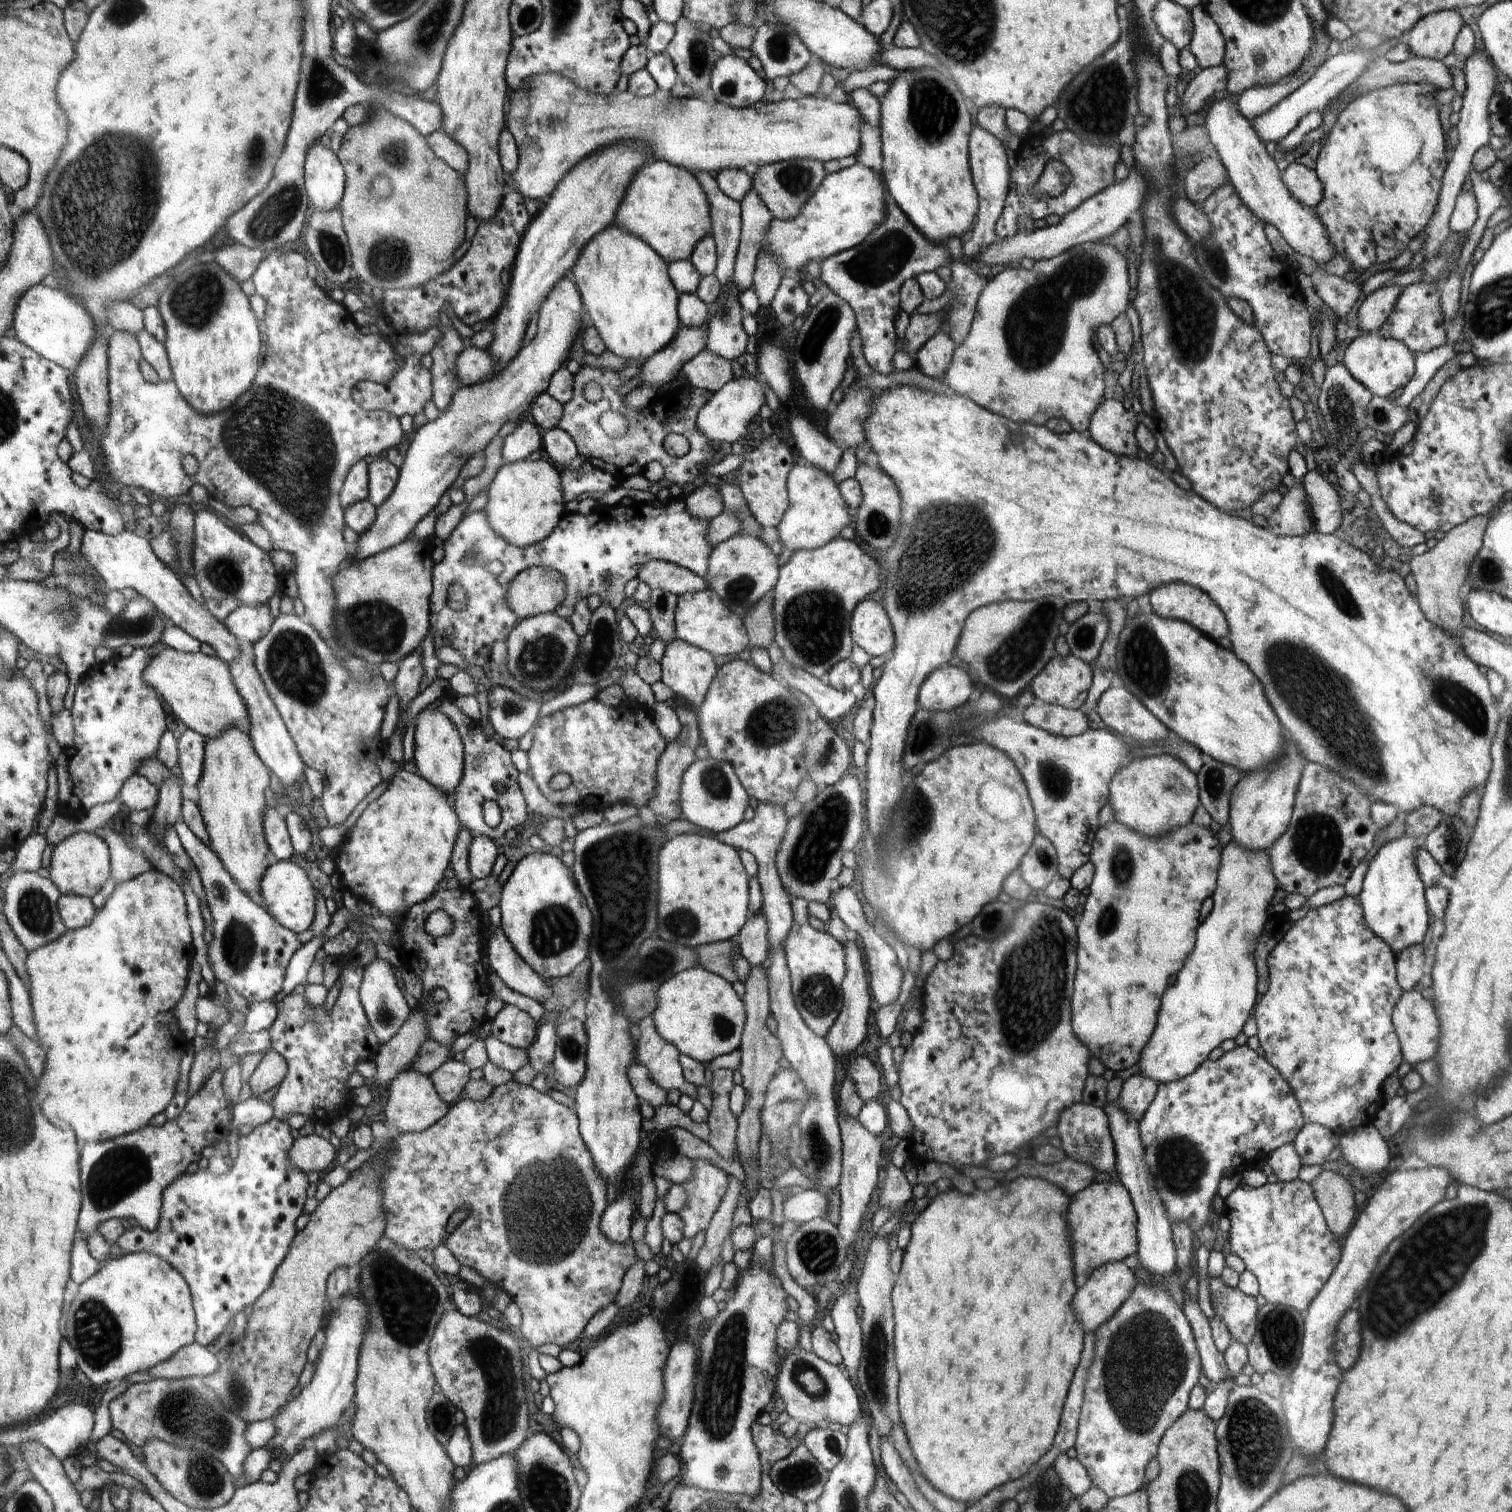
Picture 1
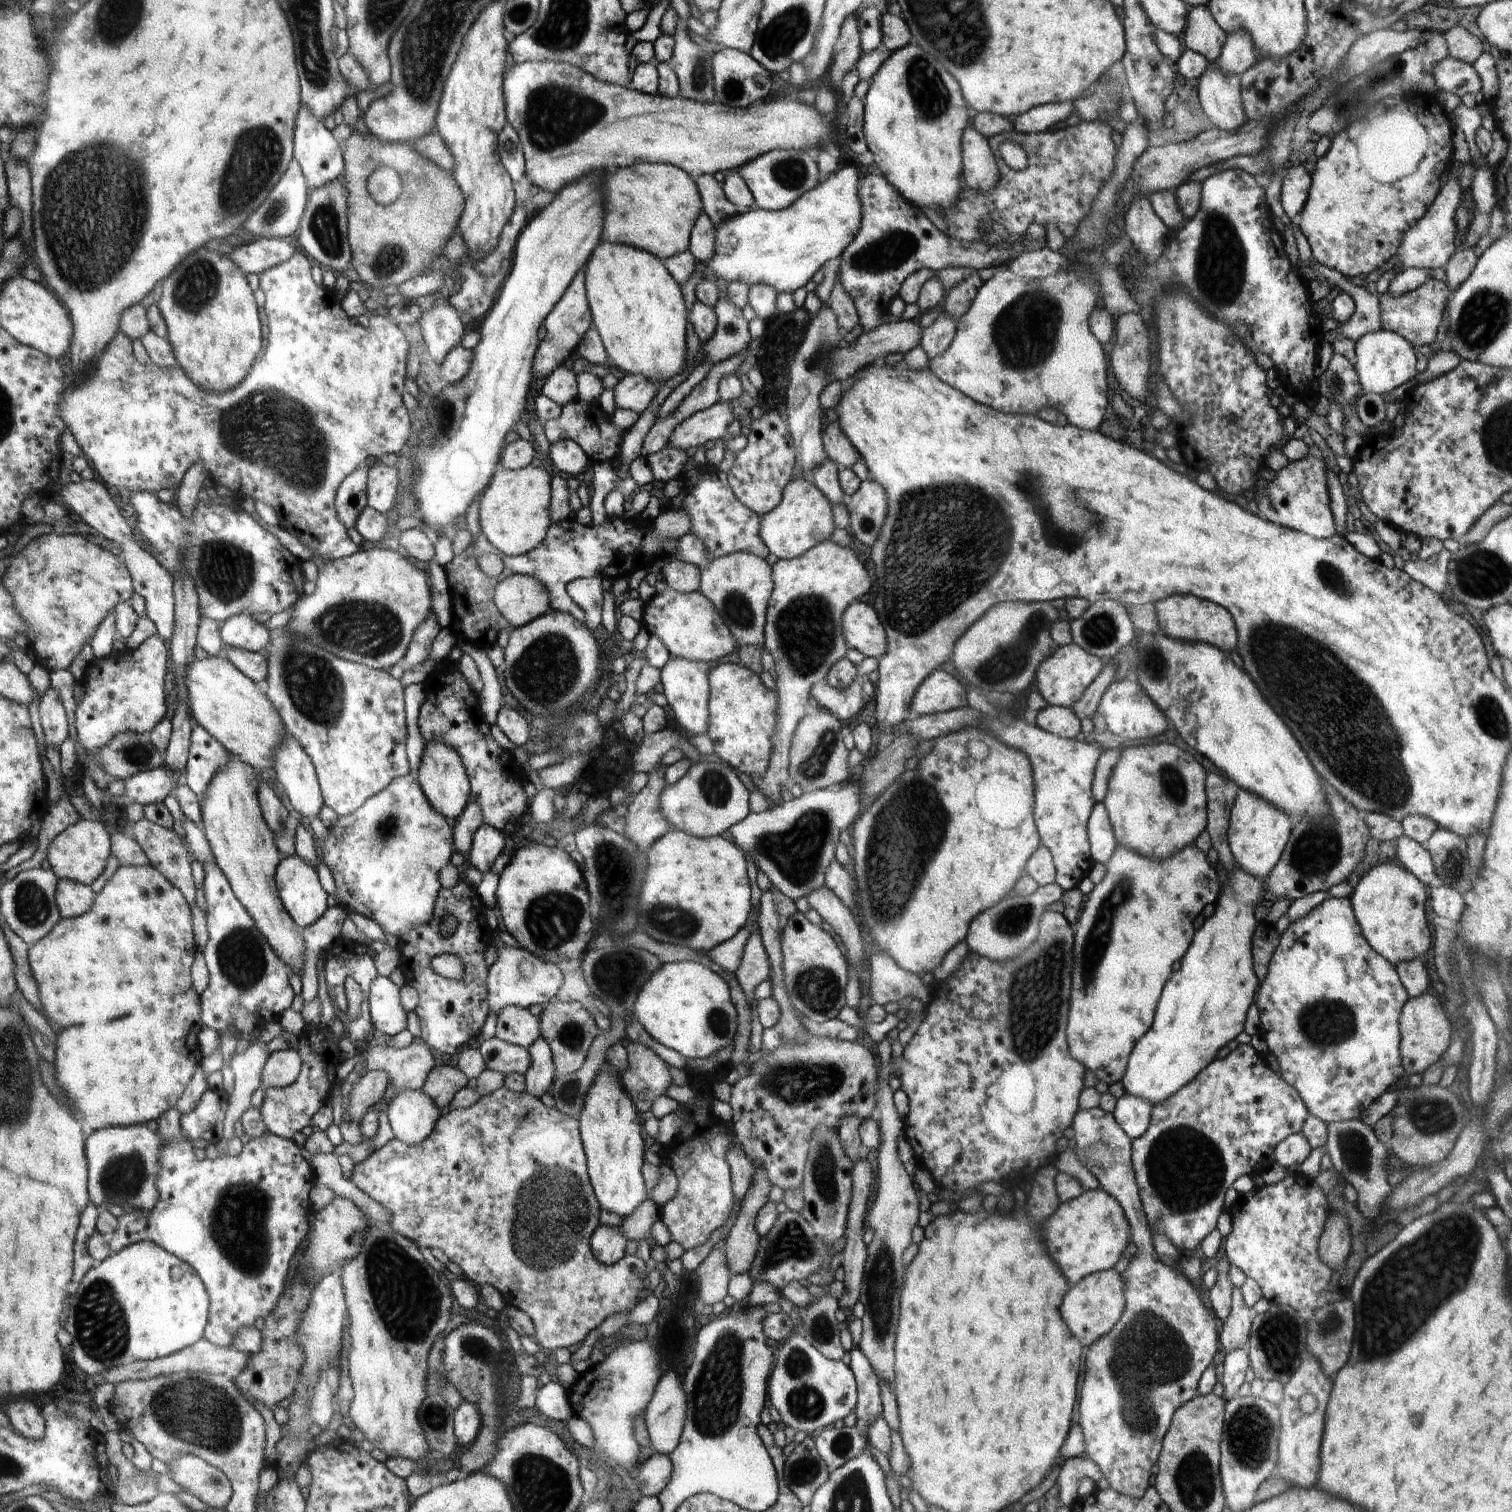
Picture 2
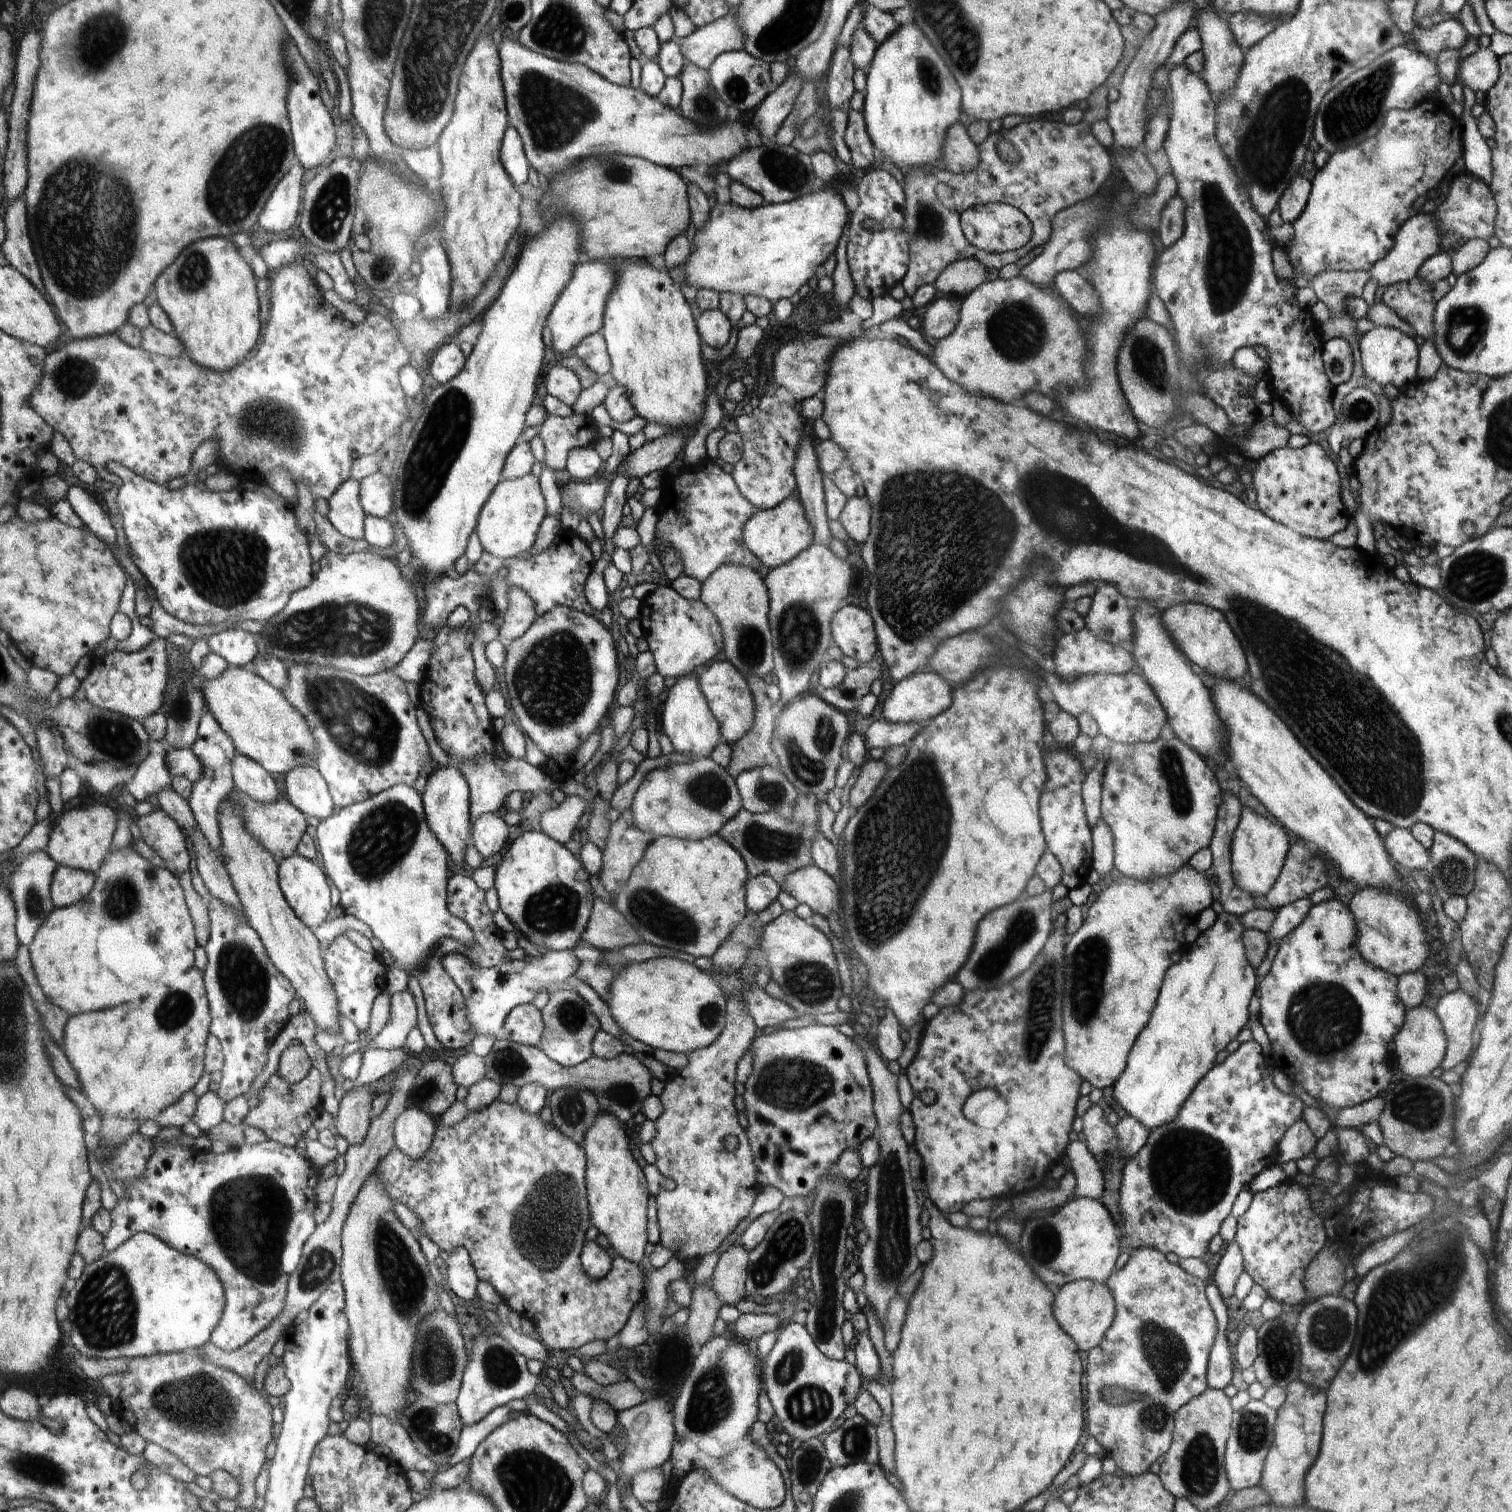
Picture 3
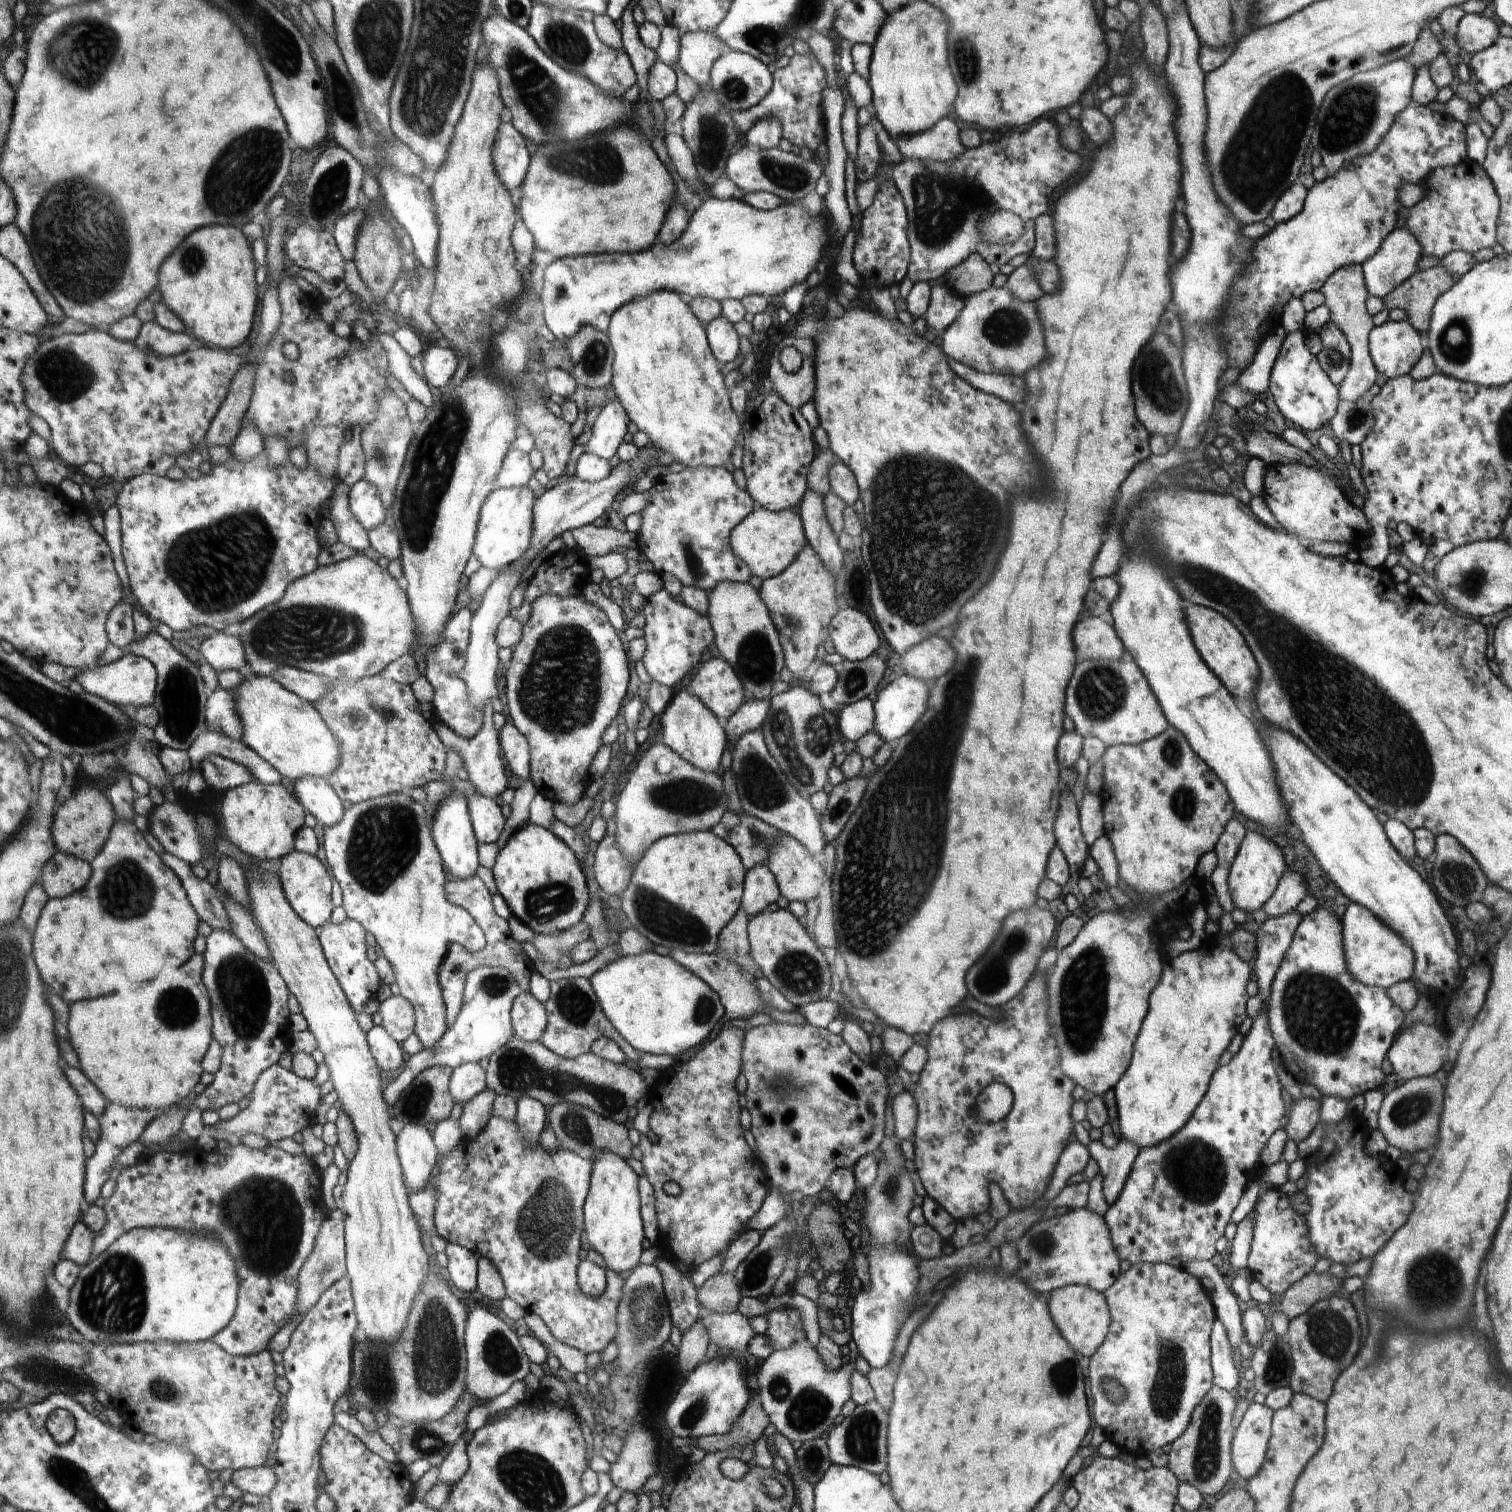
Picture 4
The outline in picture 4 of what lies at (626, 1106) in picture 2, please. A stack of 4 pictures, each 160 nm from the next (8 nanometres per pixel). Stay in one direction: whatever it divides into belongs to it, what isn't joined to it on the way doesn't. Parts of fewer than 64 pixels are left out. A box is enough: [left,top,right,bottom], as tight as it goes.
[584,1149,644,1270]

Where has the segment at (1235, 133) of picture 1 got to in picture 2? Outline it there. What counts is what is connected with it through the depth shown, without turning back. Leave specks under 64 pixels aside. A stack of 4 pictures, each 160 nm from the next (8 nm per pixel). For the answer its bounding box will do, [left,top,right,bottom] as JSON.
[1195,62,1248,132]

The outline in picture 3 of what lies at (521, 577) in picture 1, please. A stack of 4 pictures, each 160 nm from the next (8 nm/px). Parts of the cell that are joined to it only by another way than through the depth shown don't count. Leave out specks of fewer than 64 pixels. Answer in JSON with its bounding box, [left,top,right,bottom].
[499,586,538,647]

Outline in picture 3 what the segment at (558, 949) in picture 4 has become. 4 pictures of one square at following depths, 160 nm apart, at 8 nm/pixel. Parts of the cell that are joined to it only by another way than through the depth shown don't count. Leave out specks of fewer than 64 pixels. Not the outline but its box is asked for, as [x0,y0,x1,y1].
[583,895,642,951]

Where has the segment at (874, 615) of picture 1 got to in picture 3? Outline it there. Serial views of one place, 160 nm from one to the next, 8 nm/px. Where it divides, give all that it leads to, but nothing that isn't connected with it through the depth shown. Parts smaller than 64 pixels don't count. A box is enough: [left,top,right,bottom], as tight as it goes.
[833,605,878,664]

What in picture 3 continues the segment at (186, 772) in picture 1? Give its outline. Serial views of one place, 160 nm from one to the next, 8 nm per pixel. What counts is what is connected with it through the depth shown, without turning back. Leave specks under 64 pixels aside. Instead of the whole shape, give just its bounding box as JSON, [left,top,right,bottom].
[188,710,236,864]

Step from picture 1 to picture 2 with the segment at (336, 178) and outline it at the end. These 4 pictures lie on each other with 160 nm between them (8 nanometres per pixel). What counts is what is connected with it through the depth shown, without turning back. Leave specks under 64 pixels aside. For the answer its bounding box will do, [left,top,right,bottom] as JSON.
[295,103,344,189]

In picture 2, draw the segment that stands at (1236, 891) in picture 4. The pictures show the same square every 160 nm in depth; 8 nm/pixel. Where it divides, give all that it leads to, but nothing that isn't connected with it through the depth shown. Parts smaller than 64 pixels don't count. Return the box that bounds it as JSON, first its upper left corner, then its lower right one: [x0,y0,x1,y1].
[1228,789,1292,881]

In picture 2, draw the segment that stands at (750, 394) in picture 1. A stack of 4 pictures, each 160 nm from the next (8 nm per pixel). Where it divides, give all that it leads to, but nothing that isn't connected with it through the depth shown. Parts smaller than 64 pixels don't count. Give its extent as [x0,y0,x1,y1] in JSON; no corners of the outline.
[668,401,734,451]

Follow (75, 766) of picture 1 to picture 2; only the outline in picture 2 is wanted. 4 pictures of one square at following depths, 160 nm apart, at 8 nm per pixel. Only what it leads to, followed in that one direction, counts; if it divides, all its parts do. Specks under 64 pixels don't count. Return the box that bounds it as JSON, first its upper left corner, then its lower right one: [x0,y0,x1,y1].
[76,633,168,791]

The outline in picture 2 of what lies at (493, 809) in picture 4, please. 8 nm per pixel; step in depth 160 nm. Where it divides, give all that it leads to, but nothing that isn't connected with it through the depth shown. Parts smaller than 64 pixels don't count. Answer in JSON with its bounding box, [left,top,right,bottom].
[467,824,504,875]

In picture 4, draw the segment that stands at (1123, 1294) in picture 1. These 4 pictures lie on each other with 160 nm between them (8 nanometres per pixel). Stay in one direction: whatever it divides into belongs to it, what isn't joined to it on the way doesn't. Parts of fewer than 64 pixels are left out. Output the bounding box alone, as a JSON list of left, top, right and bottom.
[1049,1285,1111,1357]

